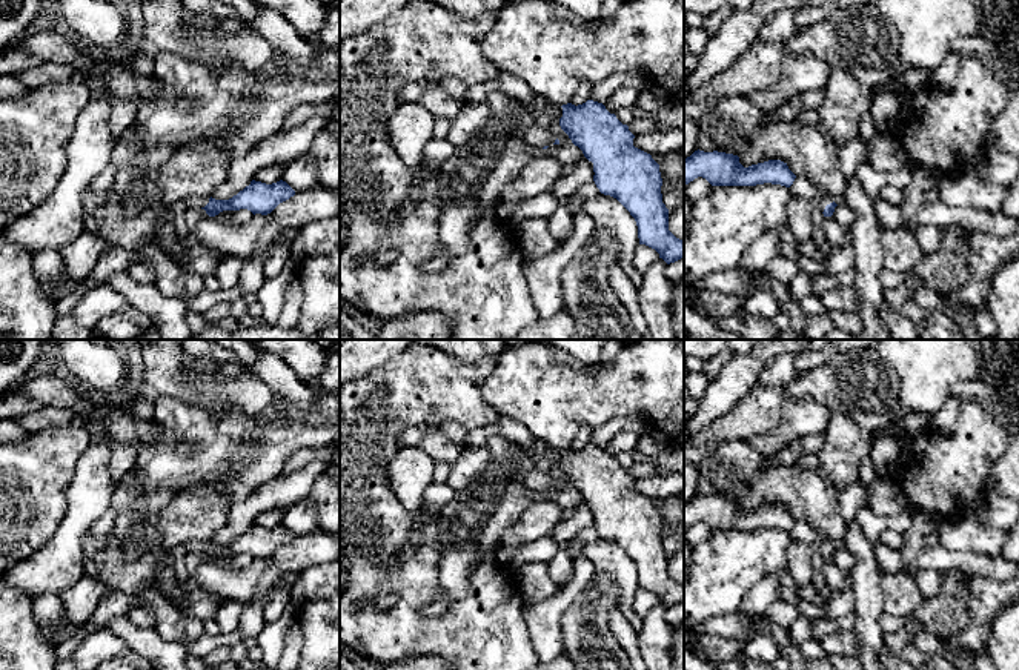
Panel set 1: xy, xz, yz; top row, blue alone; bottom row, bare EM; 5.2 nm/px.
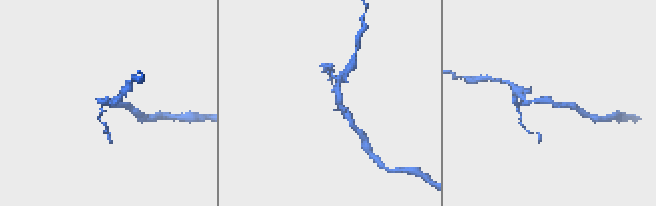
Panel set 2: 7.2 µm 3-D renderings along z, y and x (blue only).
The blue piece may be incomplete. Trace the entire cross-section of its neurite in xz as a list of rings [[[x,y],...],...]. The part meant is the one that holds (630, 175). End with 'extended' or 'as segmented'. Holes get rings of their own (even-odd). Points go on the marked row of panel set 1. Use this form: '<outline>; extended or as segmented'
[[[536,97],[533,106],[524,106],[532,117],[532,126],[526,129],[524,140],[535,148],[547,149],[559,144],[553,134],[553,123],[578,146],[584,157],[593,163],[593,181],[601,194],[616,198],[635,218],[639,244],[655,249],[667,264],[684,257],[684,241],[669,231],[669,209],[662,203],[662,178],[659,164],[650,154],[633,146],[635,135],[602,103],[587,100],[583,104],[553,104],[544,97]]]; extended

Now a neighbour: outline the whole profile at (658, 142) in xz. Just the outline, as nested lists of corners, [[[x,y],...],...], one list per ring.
[[[655,129],[650,134],[639,134],[633,138],[633,146],[647,152],[666,155],[669,152],[681,151],[684,148],[684,131],[682,129],[670,129],[659,131]]]

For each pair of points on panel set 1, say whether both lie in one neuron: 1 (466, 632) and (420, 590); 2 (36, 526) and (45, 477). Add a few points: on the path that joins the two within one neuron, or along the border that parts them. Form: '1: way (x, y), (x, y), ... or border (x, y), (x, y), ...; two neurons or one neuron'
1: way (448, 632), (432, 632), (412, 609); one neuron
2: way (39, 514), (39, 489); one neuron

